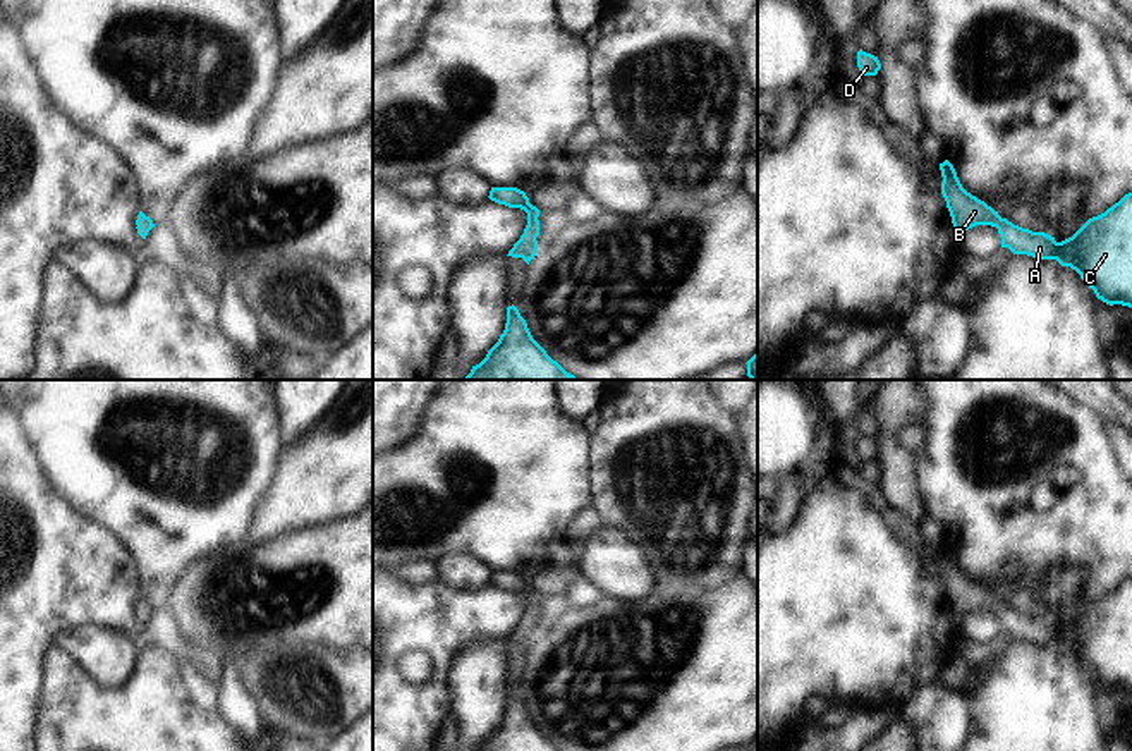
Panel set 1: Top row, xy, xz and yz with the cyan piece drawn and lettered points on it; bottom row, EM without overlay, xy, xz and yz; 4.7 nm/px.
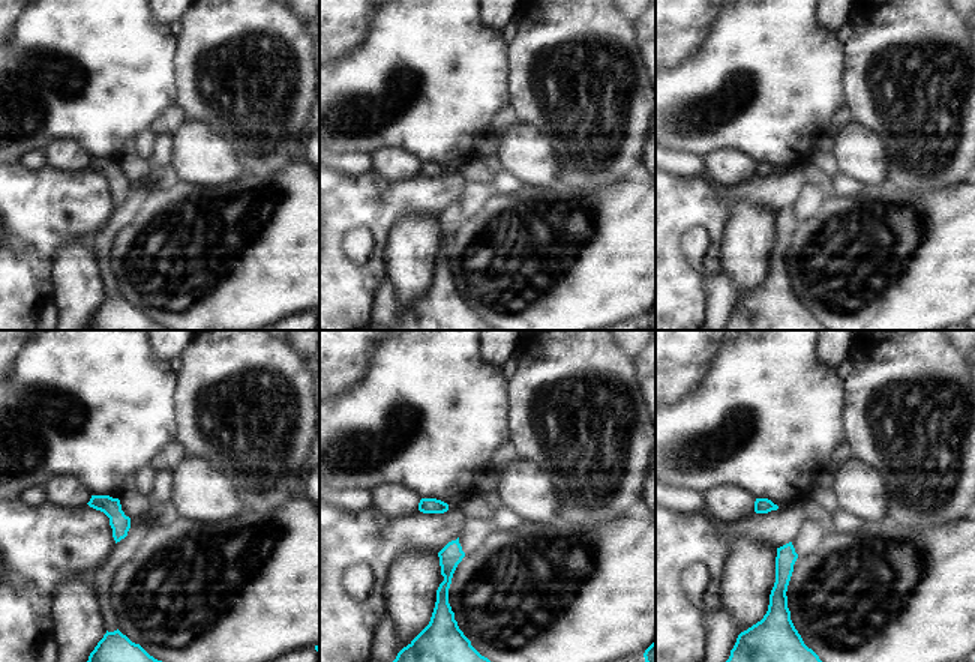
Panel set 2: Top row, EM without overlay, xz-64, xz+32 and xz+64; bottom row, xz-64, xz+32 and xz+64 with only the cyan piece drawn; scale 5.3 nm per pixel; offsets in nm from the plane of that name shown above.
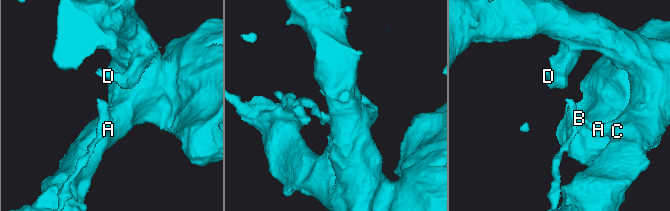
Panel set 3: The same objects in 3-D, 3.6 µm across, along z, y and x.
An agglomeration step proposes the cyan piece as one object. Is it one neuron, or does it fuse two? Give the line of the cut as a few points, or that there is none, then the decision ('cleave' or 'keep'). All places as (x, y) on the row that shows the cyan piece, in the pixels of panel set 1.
no cut | keep

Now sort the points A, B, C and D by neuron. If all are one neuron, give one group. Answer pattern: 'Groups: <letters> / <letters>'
Groups: A B C D

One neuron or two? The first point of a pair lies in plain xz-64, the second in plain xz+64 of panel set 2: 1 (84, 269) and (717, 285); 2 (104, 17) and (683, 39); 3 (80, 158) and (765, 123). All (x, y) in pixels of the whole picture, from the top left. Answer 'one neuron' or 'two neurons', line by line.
1: two neurons
2: two neurons
3: two neurons

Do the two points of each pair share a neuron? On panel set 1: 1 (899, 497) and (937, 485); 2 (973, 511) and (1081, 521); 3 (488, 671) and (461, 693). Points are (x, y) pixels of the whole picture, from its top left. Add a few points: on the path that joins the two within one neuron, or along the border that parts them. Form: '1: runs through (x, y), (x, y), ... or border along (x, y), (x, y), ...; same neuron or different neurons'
1: border along (914, 454), (918, 490), (926, 512); different neurons
2: runs through (1000, 525), (1053, 526); same neuron
3: runs through (481, 676), (468, 689); same neuron

